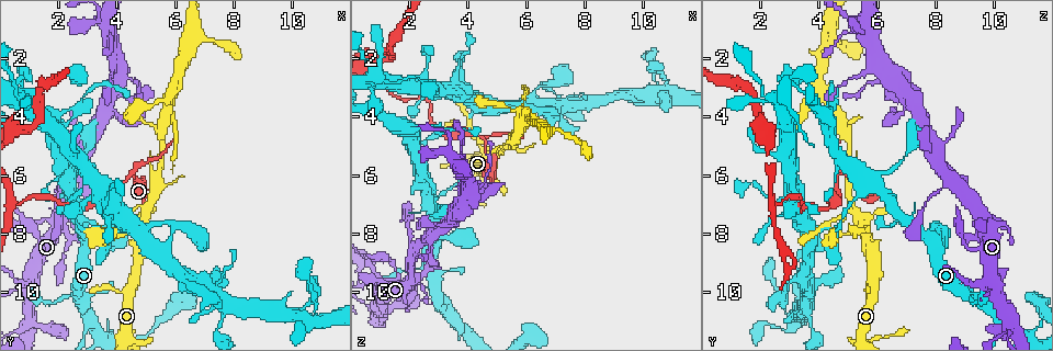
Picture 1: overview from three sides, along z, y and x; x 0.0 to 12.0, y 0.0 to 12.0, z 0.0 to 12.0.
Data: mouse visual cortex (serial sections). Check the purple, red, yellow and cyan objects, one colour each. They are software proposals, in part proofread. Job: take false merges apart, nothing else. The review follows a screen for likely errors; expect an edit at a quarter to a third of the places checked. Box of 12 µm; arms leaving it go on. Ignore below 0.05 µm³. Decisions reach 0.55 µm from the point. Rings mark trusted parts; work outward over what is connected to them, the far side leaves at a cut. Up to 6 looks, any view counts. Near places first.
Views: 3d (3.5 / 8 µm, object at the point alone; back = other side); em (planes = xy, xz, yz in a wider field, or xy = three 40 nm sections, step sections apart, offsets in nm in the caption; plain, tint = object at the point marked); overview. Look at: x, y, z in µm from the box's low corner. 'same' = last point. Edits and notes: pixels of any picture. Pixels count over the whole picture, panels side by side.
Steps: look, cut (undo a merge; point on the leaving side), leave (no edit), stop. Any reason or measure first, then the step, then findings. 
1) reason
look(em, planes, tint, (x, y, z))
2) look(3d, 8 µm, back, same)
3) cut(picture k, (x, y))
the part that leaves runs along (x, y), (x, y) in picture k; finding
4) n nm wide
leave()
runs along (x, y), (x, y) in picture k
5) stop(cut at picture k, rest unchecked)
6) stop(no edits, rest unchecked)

abrupt turn
look(3d, 3.5 µm, (2.5, 7.1, 3.5))

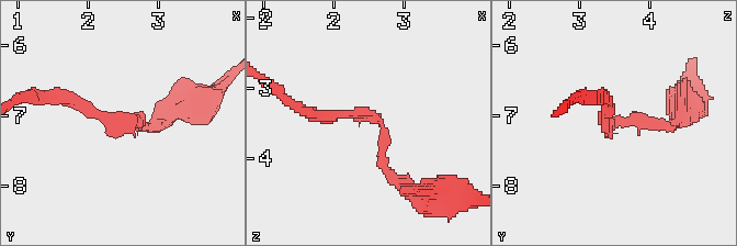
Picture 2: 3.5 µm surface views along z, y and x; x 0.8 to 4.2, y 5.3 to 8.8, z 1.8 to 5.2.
arms of 150, 150 nm
look(em, xy, step 5, plain, (2.65, 7.10, 3.45))

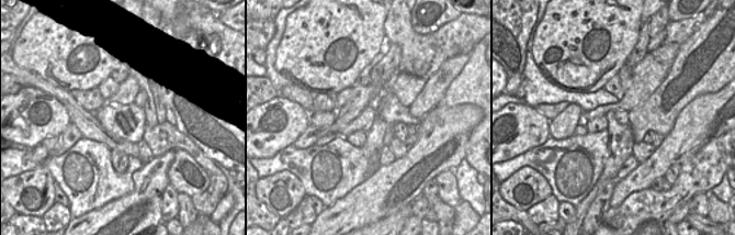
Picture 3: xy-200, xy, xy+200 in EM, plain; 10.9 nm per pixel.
where the object lies
look(em, xy, step 5, tint, same)

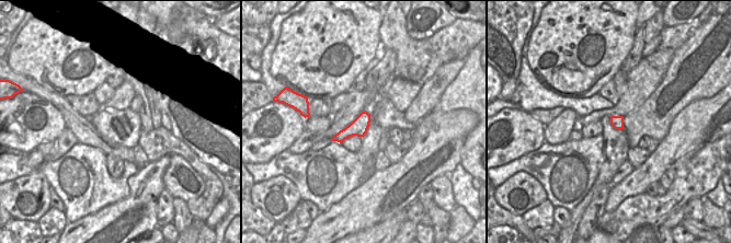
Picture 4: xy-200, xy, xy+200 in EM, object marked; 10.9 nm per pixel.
leave()
runs along (154, 127), (114, 124), (63, 98) in picture 2; continuous, no second cell

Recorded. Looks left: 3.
abrupt turn
look(3d, 8 µm, back, (0.9, 2.5, 3.5))

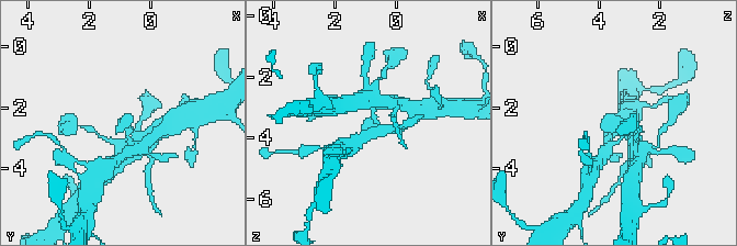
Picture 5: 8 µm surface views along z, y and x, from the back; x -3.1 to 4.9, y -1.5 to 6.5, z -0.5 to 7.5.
look(3d, 3.5 µm, (0.8, 2.4, 3.4))

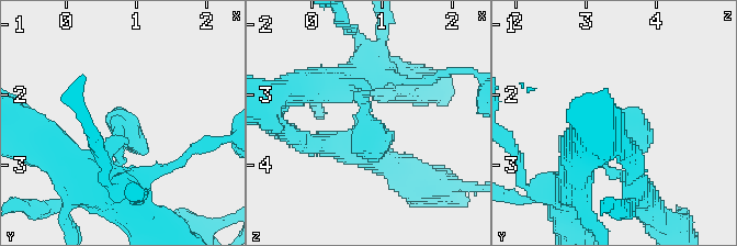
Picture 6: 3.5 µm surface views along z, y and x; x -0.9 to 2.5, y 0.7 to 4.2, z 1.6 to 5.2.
need the tissue
look(em, planes, tint, (0.75, 2.50, 3.40))

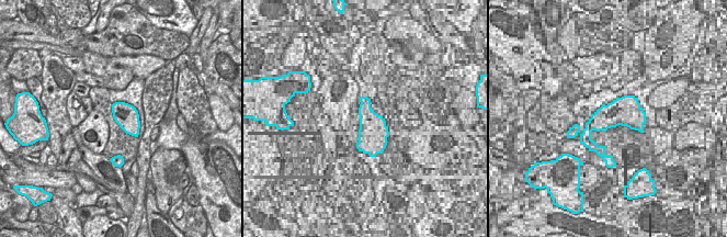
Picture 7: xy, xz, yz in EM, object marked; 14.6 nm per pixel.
leave()
runs along (610, 171), (587, 148), (607, 127), (646, 152) in picture 6; all the same cell

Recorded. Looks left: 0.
stop(no edits, rest unchecked)

